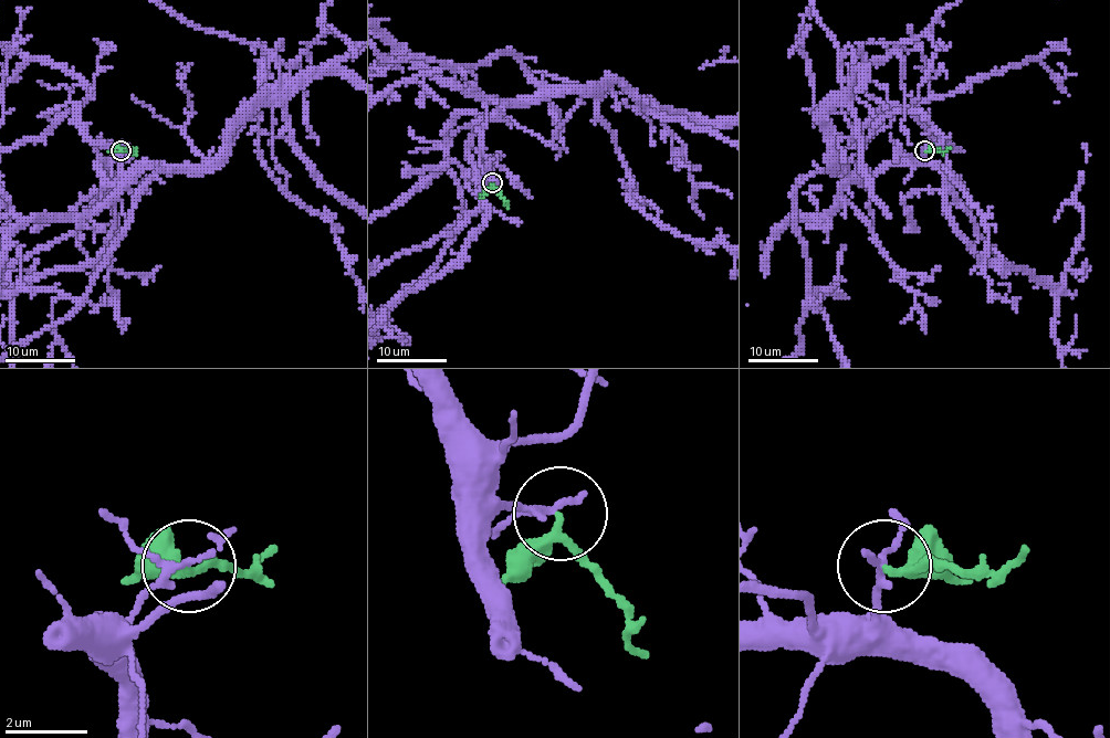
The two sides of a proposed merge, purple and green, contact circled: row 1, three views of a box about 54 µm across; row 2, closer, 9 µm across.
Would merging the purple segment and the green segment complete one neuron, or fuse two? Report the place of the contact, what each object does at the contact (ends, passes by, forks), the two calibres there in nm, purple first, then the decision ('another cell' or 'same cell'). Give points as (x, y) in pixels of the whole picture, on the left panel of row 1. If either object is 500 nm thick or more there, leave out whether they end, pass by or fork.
at (121, 150); purple passes by; green passes by; 160 nm thick on the purple side, 190 nm on the other; another cell

